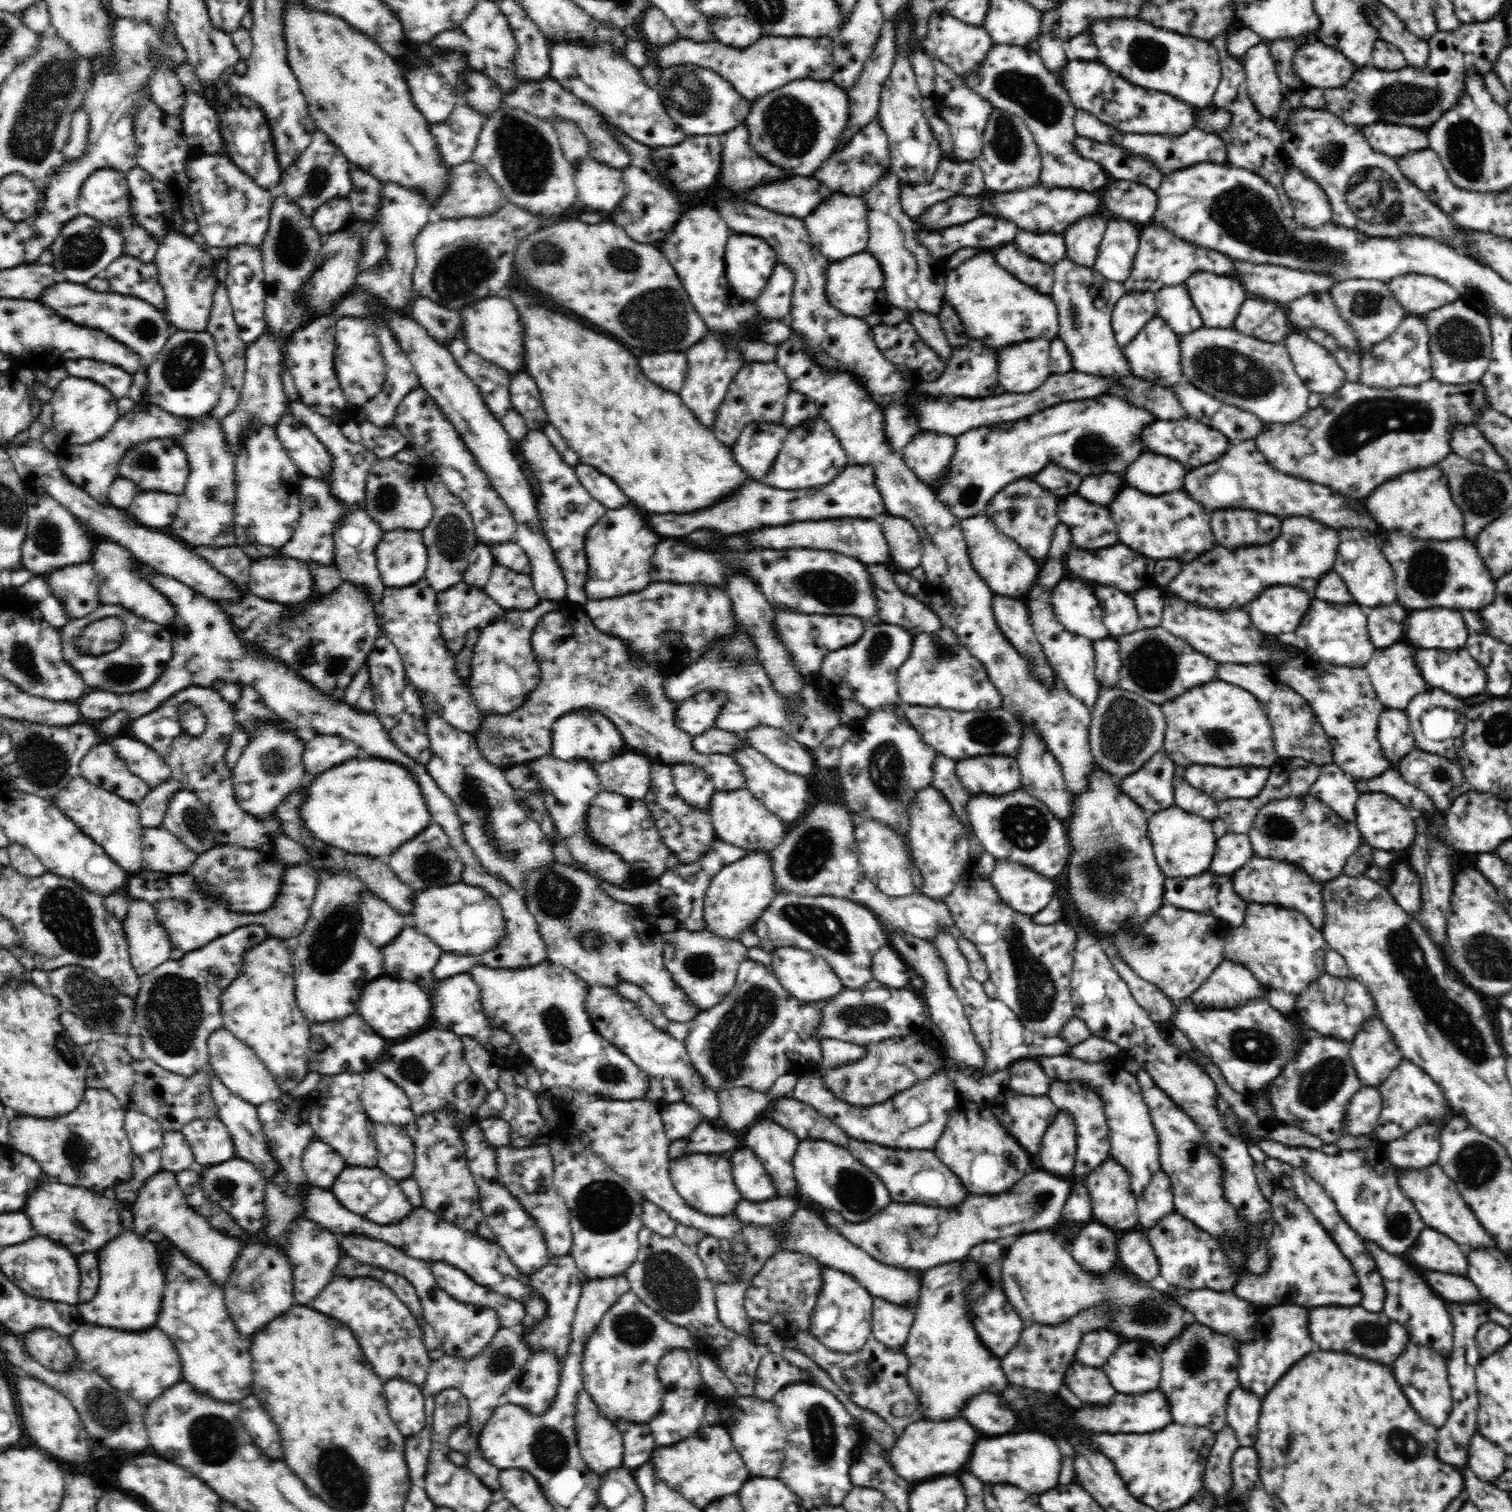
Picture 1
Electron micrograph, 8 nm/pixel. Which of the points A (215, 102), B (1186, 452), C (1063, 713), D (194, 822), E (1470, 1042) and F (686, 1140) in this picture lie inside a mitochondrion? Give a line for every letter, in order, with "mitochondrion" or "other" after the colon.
A: other
B: other
C: mitochondrion
D: mitochondrion
E: mitochondrion
F: other

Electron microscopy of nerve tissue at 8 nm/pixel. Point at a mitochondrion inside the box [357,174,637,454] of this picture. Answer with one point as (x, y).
(467, 265)

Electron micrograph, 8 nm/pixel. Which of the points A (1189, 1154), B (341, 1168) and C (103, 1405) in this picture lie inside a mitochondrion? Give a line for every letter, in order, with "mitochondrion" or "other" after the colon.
A: mitochondrion
B: other
C: mitochondrion

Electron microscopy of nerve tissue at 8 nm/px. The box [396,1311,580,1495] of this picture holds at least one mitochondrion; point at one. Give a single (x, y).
(549, 1447)

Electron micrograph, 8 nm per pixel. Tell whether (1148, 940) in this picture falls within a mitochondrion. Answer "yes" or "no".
yes

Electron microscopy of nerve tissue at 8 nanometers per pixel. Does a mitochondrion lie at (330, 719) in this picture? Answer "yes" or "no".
no

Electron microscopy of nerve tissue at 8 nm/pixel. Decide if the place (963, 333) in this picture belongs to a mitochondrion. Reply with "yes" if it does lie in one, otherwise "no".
no

